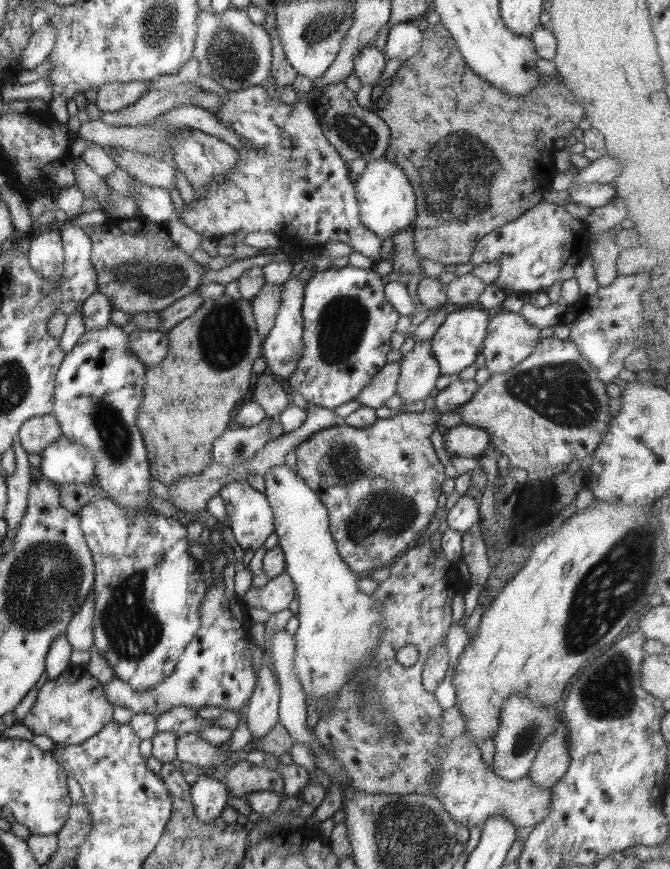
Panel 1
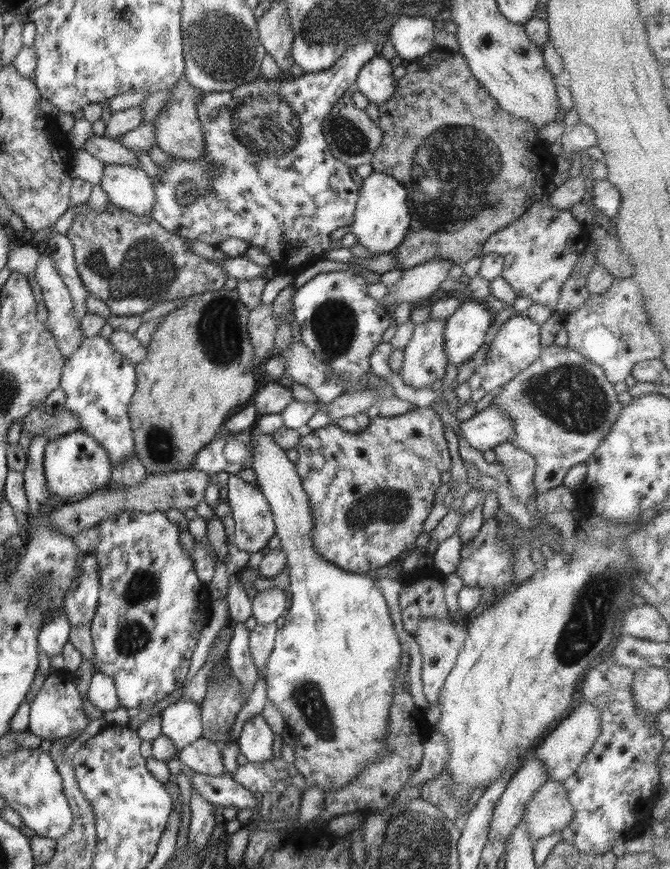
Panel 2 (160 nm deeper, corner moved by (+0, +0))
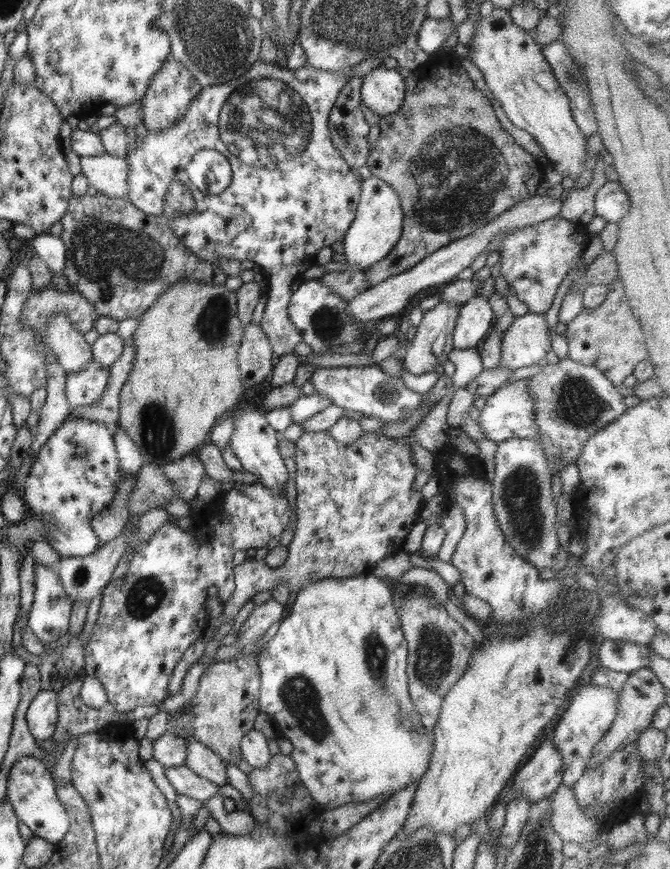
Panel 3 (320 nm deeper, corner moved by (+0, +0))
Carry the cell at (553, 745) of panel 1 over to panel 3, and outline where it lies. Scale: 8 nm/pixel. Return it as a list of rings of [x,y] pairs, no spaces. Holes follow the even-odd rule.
[[[592,683],[573,690],[569,705],[561,714],[560,722],[553,727],[552,742],[561,752],[563,758],[563,784],[572,787],[585,772],[587,762],[604,734],[612,726],[619,705],[619,694],[606,687],[597,687]]]

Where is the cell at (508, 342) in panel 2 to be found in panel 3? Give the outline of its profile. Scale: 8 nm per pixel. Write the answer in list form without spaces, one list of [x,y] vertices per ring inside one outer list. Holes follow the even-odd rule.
[[[528,311],[514,319],[510,328],[505,330],[498,367],[516,370],[545,362],[552,345],[544,315]]]

